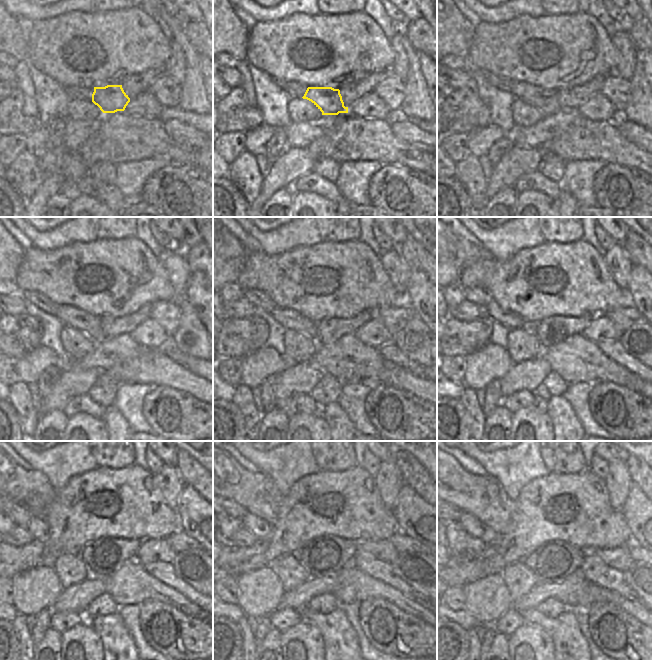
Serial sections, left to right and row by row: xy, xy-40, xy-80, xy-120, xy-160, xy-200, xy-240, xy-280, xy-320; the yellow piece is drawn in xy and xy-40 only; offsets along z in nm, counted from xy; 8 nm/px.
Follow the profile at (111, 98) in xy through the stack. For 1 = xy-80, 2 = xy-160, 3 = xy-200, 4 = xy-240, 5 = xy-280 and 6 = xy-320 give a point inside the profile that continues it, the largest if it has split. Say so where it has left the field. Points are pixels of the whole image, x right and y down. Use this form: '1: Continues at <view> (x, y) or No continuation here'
1: Continues at xy-80 (545, 100)
2: Continues at xy-160 (289, 319)
3: Continues at xy-200 (492, 310)
4: Continues at xy-240 (37, 526)
5: Continues at xy-280 (262, 531)
6: Continues at xy-320 (472, 526).

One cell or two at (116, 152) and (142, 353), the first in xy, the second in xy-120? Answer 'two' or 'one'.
one

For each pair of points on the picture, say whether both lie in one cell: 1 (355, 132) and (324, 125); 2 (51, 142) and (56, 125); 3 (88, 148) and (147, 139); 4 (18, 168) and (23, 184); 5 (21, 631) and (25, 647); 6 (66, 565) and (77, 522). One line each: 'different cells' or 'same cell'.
1: different cells
2: same cell
3: same cell
4: same cell
5: same cell
6: different cells

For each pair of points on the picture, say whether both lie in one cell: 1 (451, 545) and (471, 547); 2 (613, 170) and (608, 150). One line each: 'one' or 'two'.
1: two
2: two

